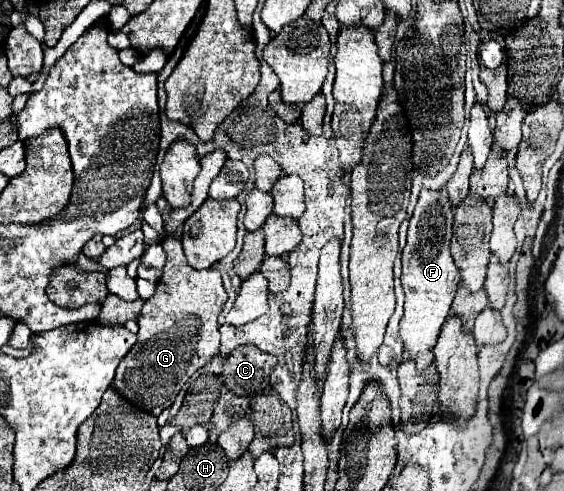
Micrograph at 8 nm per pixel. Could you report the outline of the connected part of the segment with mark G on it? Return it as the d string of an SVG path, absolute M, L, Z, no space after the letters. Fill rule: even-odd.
M173 235L163 239L167 263L157 281L157 291L139 313L137 343L121 359L113 387L135 407L159 415L171 407L185 381L219 353L217 317L227 301L227 291L217 269L193 269L185 261L181 241Z

